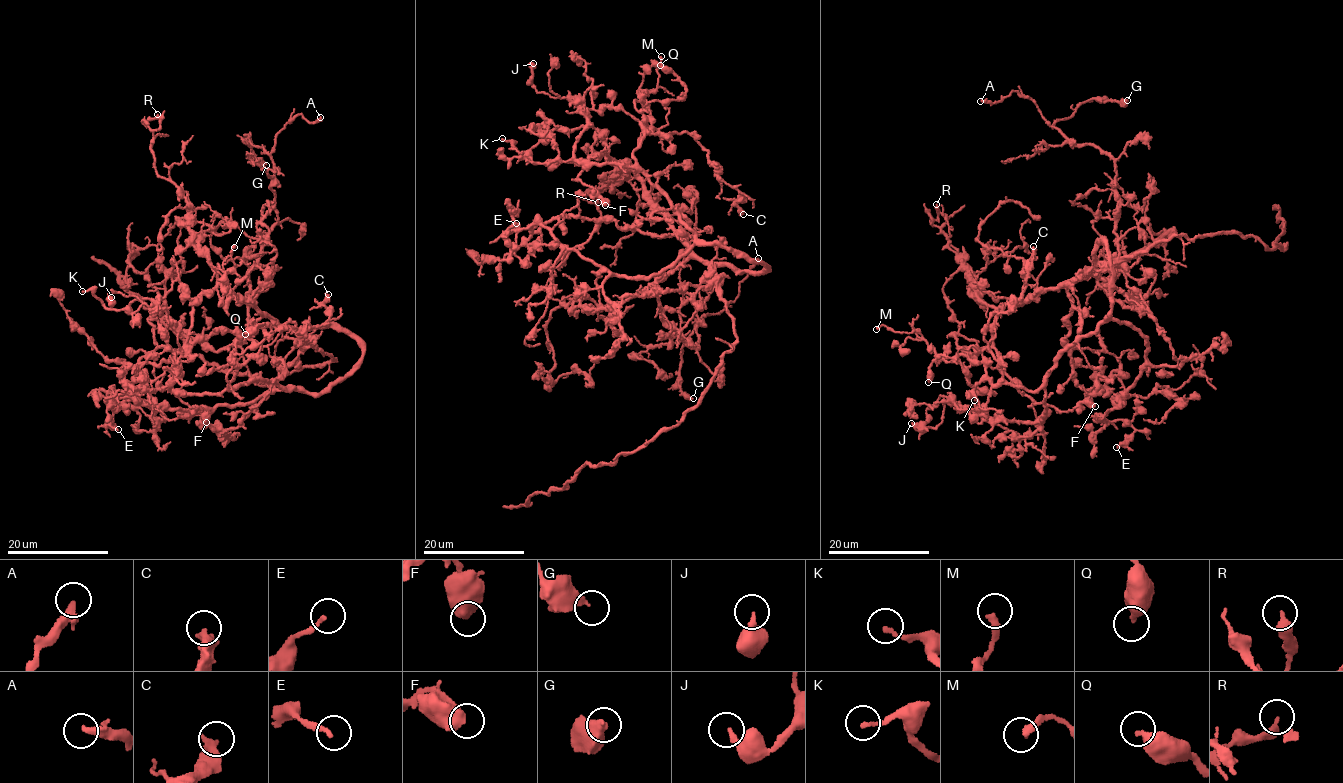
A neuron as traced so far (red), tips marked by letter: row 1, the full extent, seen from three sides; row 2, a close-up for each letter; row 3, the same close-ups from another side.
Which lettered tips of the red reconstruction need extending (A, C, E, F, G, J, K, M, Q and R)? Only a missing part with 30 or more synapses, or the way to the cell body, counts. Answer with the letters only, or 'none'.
none

